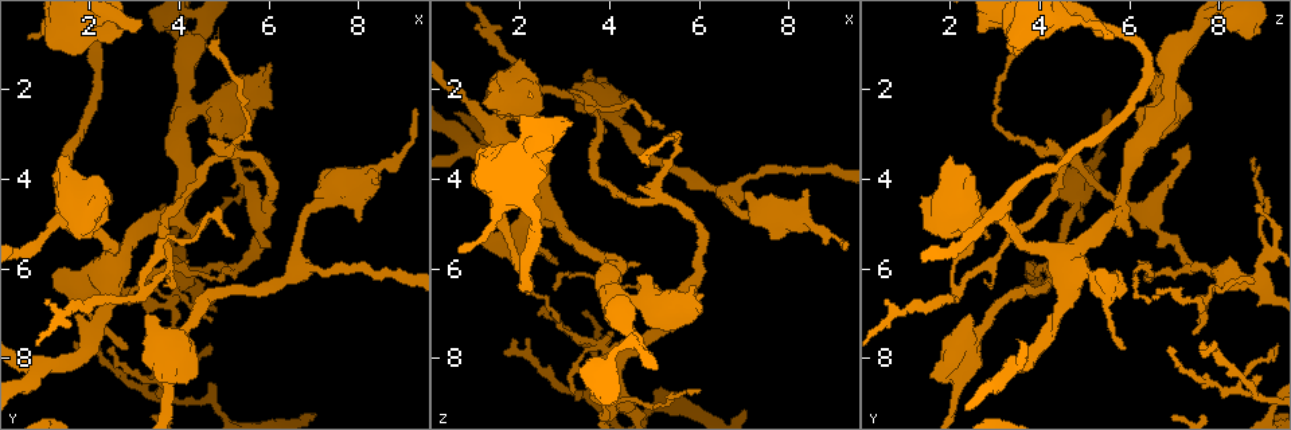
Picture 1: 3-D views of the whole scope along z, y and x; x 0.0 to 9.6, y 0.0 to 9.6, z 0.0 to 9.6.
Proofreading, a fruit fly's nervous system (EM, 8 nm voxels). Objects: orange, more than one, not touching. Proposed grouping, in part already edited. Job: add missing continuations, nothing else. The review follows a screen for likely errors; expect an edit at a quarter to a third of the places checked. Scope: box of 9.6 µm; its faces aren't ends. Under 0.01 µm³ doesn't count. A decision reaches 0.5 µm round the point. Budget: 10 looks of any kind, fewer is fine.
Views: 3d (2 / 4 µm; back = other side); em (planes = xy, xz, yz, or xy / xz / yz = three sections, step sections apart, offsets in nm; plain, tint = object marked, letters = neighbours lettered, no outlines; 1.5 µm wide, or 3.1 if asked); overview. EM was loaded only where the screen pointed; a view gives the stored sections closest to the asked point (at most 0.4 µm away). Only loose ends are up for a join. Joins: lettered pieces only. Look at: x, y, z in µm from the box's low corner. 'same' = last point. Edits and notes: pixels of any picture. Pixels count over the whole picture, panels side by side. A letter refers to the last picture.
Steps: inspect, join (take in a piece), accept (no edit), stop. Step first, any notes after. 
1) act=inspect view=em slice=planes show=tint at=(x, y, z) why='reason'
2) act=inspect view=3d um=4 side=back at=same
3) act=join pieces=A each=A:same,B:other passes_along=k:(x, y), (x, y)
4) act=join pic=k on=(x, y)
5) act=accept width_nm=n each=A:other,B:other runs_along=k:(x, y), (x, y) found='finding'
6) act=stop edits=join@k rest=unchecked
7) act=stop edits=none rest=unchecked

act=inspect view=em slice=planes show=letters at=(3.75, 6.40, 2.90) why='free end'

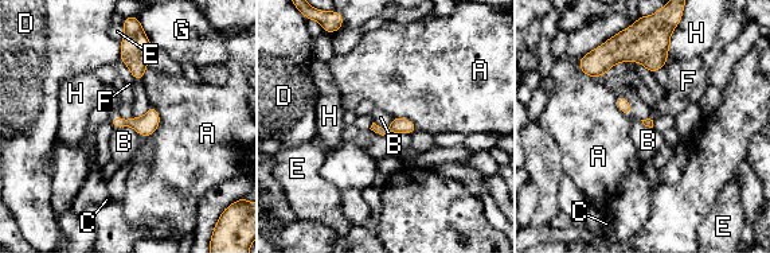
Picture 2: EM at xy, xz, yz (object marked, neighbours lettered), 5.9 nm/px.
act=accept width_nm=70 each=A:other,B:other,C:other,D:other,E:other,F:other,G:other,H:other border=2:(114, 127), (132, 127), (145, 137) found='none of them fits'

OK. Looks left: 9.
act=inspect view=em slice=planes show=tint at=(4.70, 0.90, 3.60) why='long arm stops here'

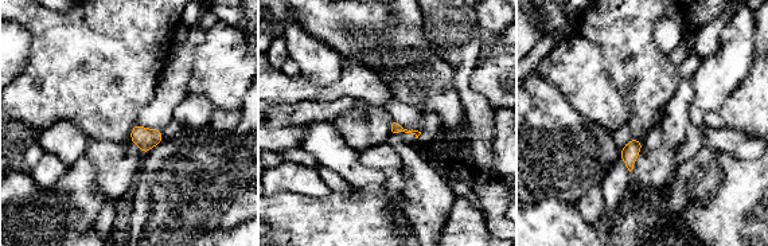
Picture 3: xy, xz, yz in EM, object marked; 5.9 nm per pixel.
act=inspect view=em slice=planes show=letters at=same

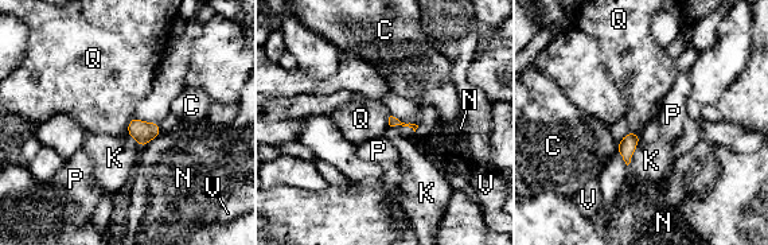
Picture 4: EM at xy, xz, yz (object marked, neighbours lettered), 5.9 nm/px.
act=accept each=C:other,K:other,N:other,P:other,Q:other,V:other border=4:(133, 116), (125, 131) found='no lettered piece goes on from it'

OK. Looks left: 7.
act=inspect view=3d um=2 at=(1.30, 3.50, 2.00) why='thick end'

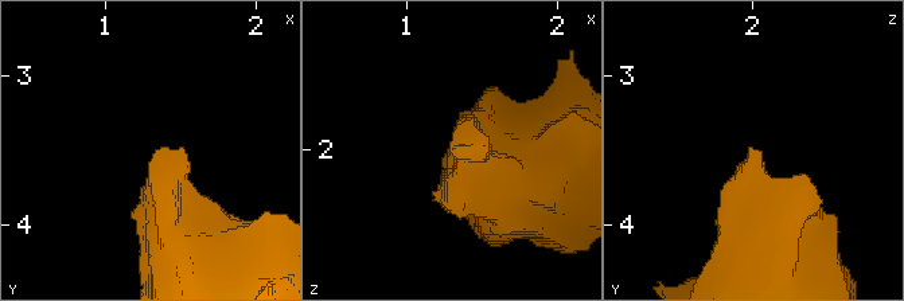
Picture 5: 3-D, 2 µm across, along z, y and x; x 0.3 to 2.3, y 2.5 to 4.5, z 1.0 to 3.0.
act=inspect view=em slice=planes show=letters at=(1.36, 3.50, 2.00) why='now the EM'

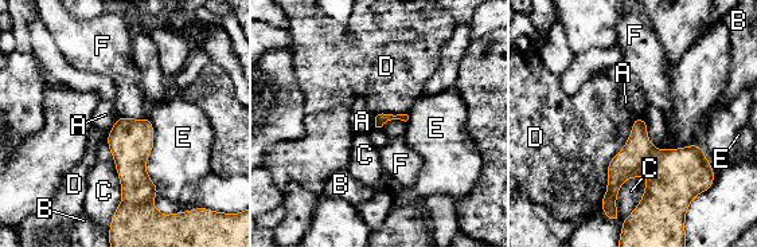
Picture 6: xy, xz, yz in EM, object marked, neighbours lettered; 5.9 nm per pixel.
act=accept each=A:other,B:other,C:other,D:other,E:other,F:other border=6:(118, 116), (109, 129) found='none of them fits'

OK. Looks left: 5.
act=inspect view=em slice=planes show=letters at=(0.70, 0.85, 5.60) why='tapers out'

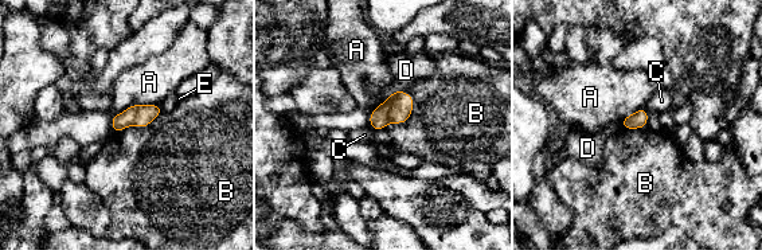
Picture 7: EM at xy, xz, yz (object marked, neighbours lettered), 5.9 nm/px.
act=accept width_nm=100 each=A:other,B:other,C:other,D:other,E:other border=7:(409, 93), (411, 114), (383, 128) found='none of them fits'

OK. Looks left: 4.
act=stop edits=none rest=unchecked

